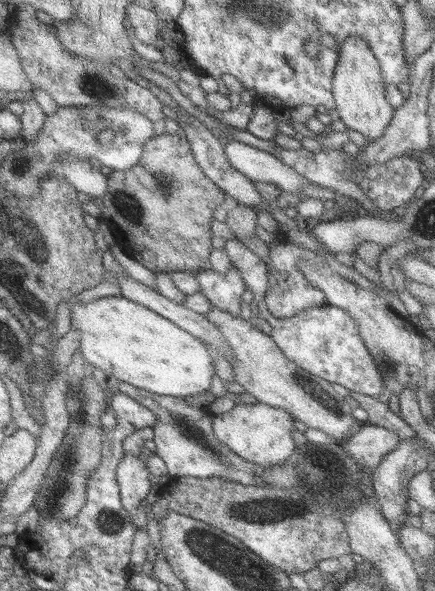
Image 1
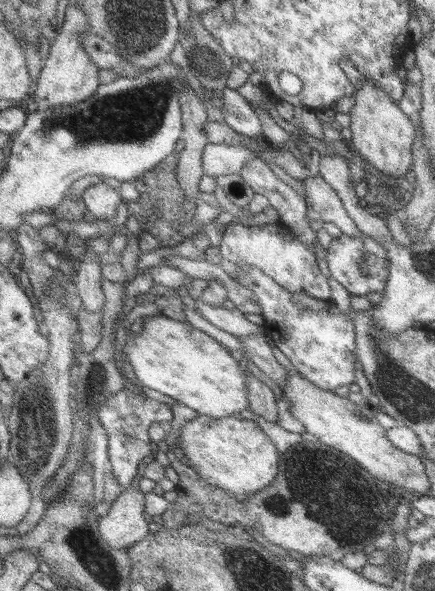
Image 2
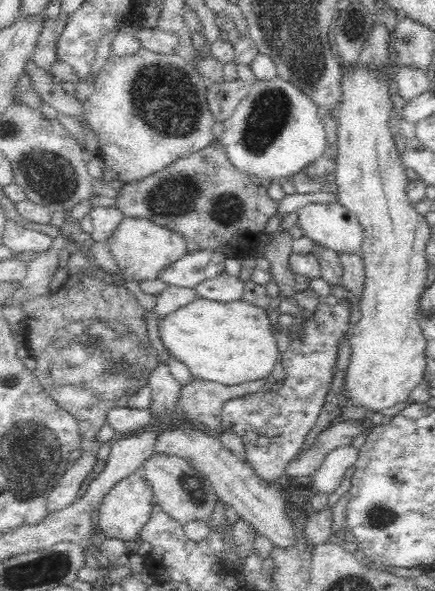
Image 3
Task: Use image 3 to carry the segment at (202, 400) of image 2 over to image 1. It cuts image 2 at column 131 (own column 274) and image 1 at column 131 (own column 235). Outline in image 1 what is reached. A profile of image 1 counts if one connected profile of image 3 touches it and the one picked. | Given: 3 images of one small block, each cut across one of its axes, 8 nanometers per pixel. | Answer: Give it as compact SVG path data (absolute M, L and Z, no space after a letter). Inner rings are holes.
M123 296L105 297L87 303L73 303L71 315L71 329L76 329L82 335L79 351L89 364L104 370L108 377L114 376L140 389L177 398L198 398L201 392L210 390L213 374L216 373L213 358L205 348L205 343L146 306Z

